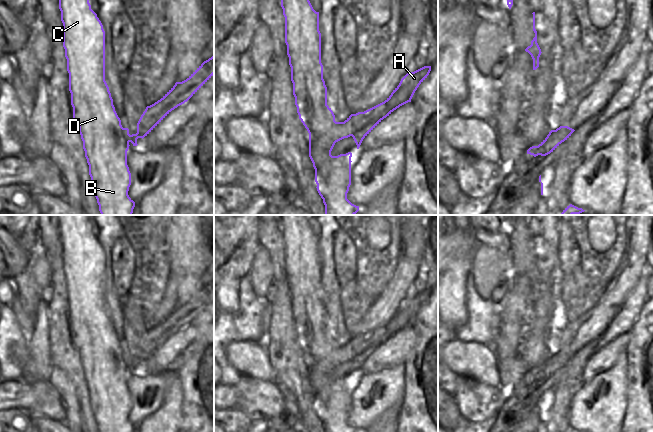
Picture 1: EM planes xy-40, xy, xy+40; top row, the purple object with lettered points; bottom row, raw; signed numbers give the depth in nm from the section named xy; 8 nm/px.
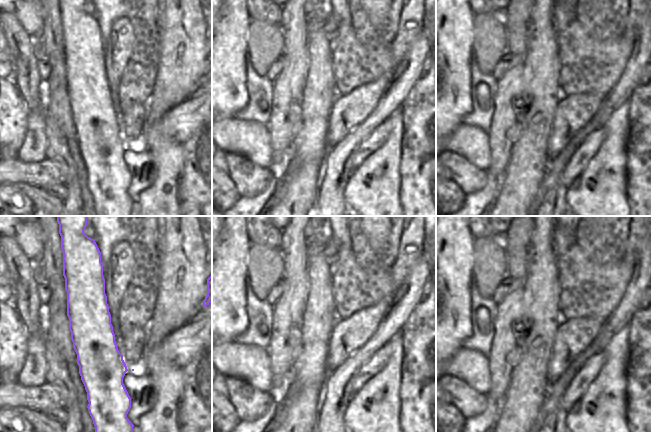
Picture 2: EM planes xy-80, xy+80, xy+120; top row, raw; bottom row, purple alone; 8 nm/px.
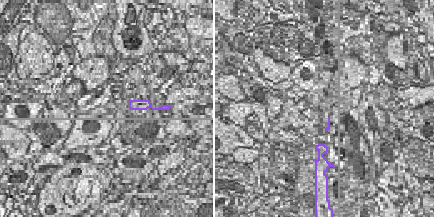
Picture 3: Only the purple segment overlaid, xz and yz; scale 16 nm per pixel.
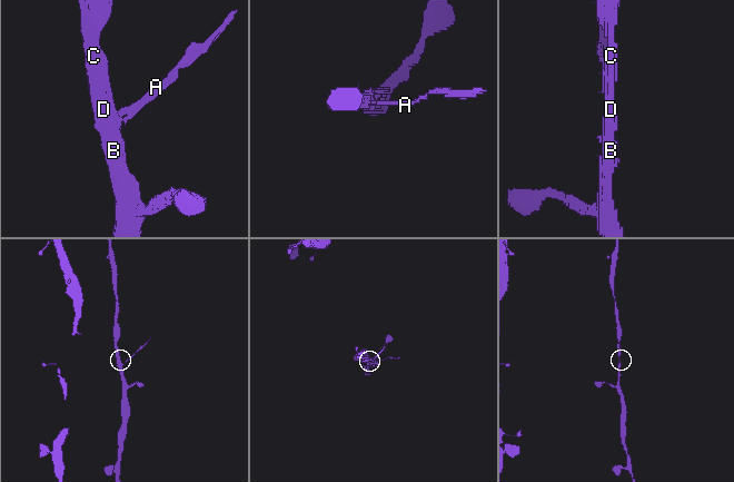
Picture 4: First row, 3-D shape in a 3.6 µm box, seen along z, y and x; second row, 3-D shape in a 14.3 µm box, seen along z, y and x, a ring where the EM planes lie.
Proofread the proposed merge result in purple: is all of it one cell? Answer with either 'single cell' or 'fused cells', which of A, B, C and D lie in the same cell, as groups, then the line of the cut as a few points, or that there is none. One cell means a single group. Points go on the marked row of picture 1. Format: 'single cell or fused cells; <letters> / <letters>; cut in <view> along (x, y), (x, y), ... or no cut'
single cell; A B C D; no cut

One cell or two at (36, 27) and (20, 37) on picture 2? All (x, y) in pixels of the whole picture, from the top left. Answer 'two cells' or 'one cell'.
two cells

